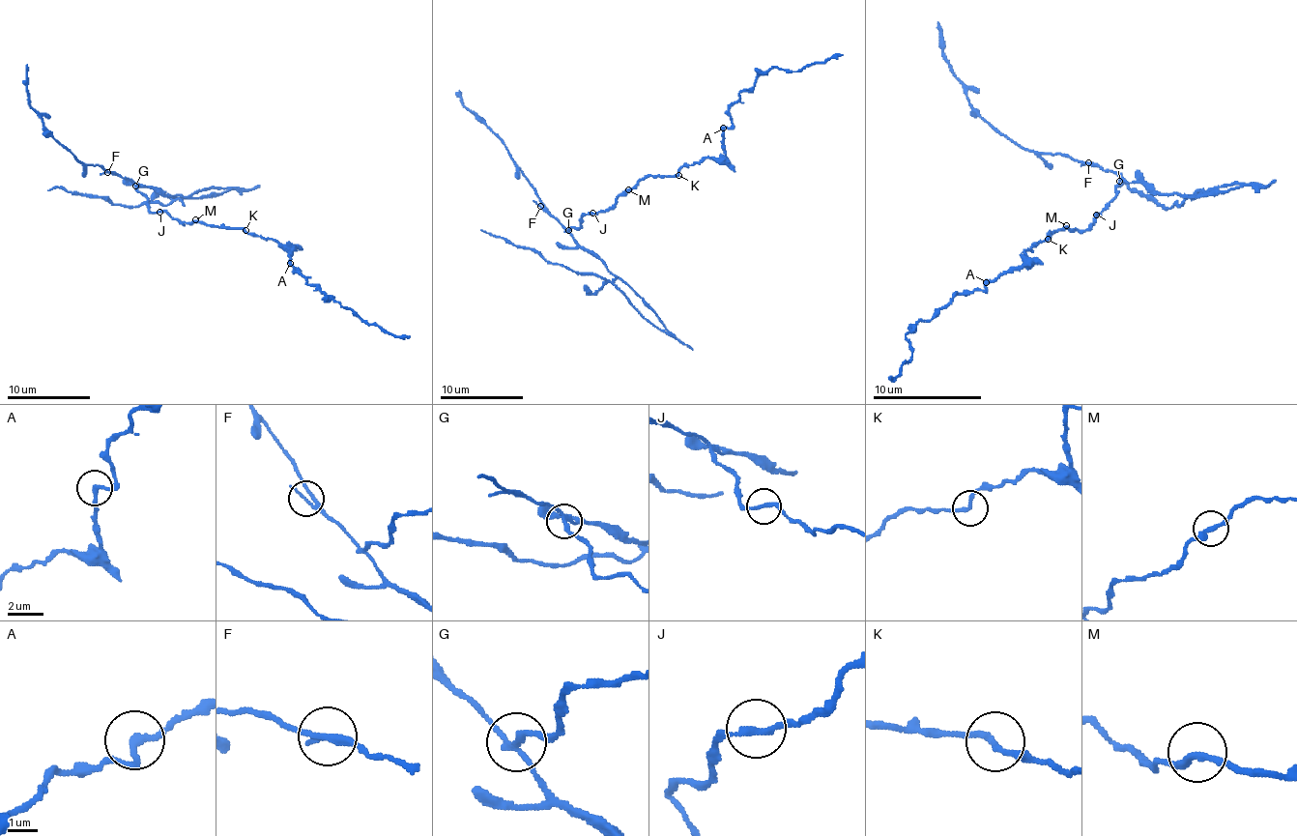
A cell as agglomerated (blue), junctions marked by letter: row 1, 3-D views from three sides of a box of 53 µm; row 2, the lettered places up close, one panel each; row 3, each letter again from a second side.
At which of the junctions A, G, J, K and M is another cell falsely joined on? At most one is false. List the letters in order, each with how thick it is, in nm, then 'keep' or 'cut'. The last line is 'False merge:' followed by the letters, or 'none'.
A: 240 nm | keep
G: 180 nm | cut
J: 200 nm | keep
K: 200 nm | keep
M: 240 nm | keep
False merge: G

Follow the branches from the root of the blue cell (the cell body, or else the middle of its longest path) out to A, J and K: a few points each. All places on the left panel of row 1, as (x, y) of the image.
A: (195, 222), (218, 228), (244, 228), (249, 234), (278, 241), (291, 251), (289, 264)
J: (195, 222), (183, 224), (159, 212)
K: (195, 222), (245, 230)

